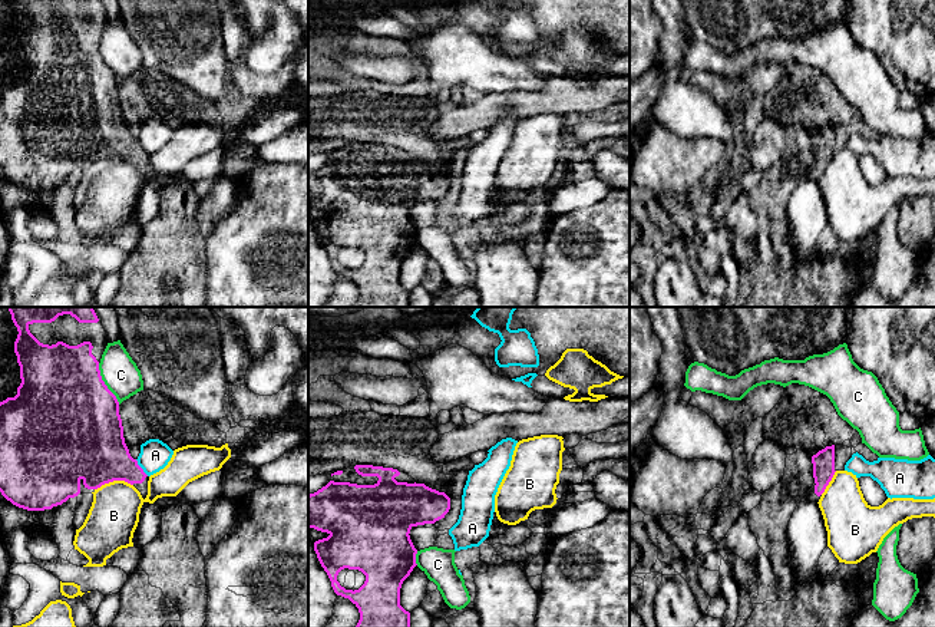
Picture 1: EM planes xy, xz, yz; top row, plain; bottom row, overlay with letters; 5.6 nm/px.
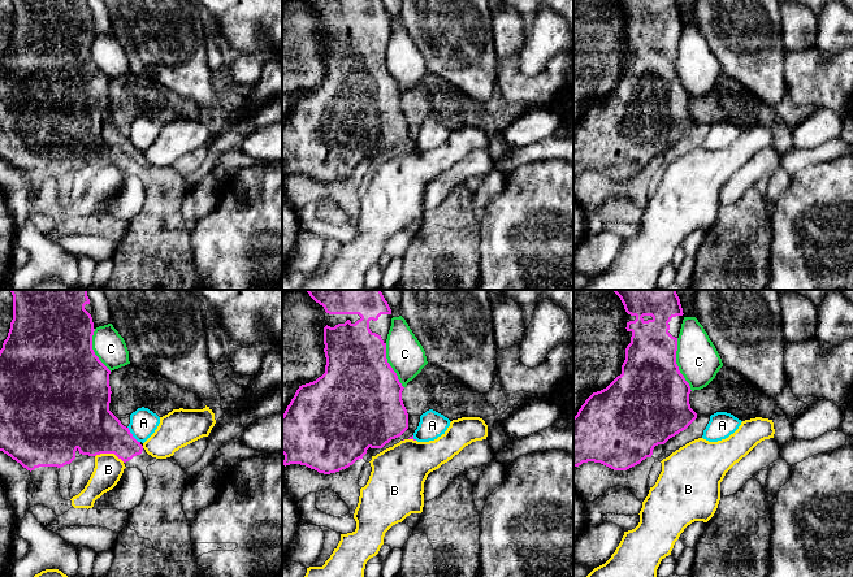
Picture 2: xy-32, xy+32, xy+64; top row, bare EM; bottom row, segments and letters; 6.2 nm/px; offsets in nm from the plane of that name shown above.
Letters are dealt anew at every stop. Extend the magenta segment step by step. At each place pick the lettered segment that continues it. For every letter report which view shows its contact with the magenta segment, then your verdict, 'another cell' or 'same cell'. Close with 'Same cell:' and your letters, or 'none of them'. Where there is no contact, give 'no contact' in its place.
A: xy | another cell
B: xy | another cell
C: xy | another cell
Same cell: none of them

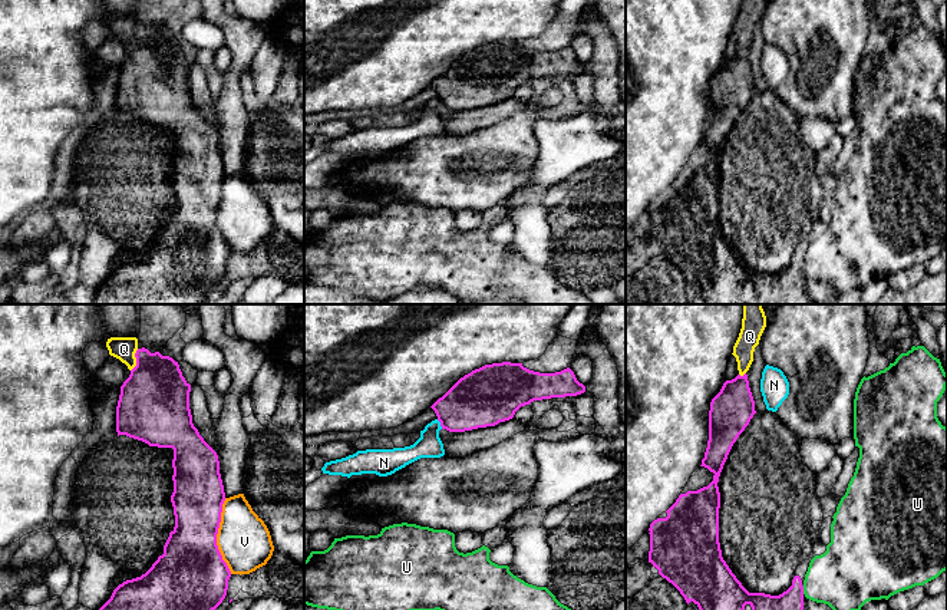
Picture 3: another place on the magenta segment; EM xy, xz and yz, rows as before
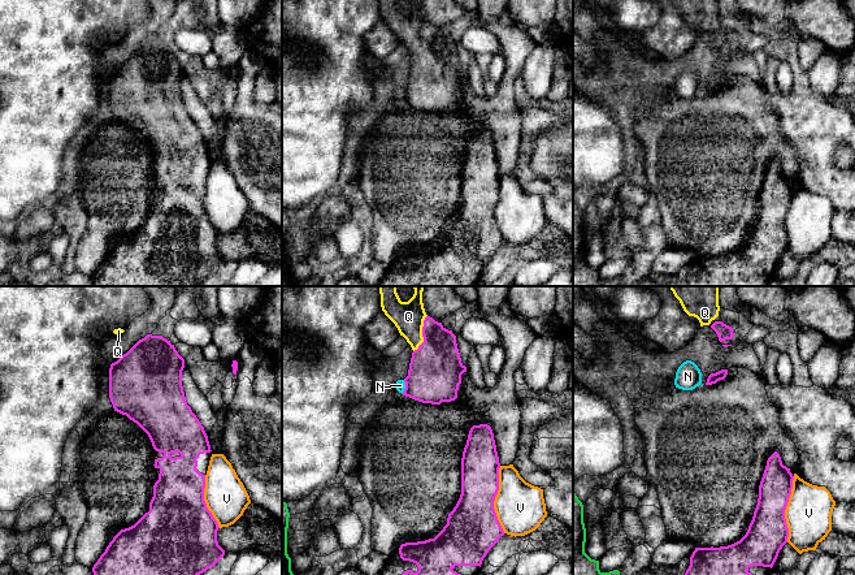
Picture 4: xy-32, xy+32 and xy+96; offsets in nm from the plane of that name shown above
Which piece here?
N: xz | another cell
Q: xy | same cell
U: yz | another cell
V: xy | another cell
Same cell: Q

